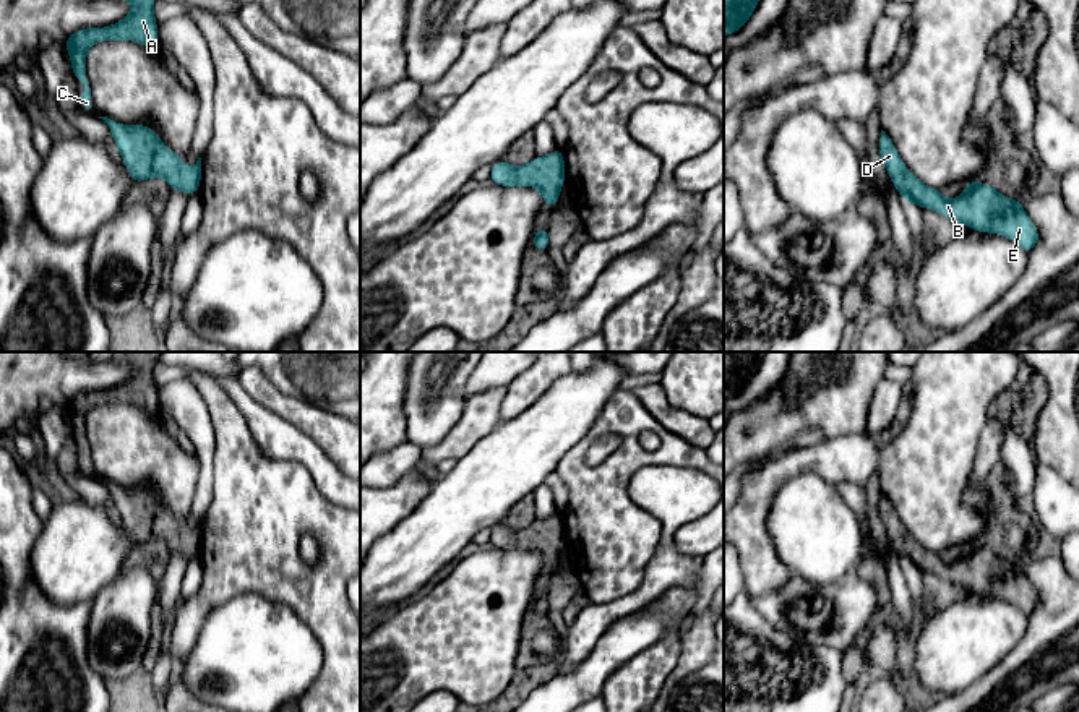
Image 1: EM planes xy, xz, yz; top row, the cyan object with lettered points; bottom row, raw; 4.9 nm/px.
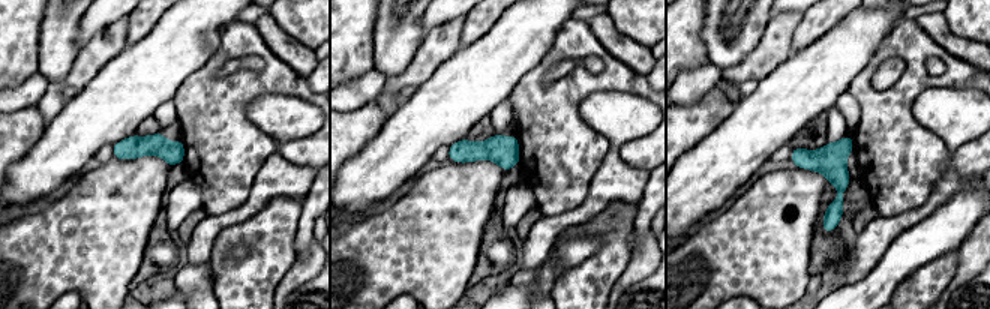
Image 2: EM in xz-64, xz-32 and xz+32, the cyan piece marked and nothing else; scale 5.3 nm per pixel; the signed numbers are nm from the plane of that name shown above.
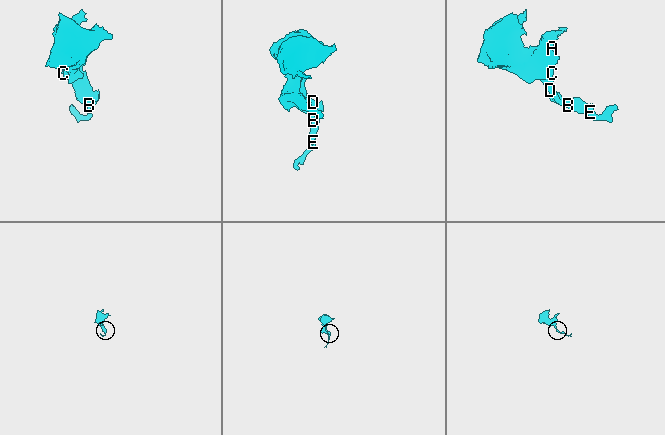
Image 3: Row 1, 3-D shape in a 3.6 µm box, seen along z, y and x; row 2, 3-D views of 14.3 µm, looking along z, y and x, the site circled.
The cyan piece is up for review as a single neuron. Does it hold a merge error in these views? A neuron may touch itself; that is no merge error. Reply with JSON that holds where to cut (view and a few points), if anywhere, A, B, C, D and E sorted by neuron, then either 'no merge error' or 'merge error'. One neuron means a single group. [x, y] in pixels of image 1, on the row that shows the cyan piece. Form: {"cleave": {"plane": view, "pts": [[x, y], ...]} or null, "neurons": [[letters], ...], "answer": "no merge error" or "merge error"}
{"cleave": null, "neurons": [["A", "B", "C", "D", "E"]], "answer": "no merge error"}

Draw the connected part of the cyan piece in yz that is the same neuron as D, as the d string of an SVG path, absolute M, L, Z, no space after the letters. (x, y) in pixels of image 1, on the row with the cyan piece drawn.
M883 130L878 151L894 188L905 201L961 221L974 230L1001 234L1014 240L1025 253L1030 253L1038 243L1038 232L1022 209L1021 199L1009 199L988 183L977 180L967 183L961 198L946 199L941 191L926 187L907 170L891 138Z

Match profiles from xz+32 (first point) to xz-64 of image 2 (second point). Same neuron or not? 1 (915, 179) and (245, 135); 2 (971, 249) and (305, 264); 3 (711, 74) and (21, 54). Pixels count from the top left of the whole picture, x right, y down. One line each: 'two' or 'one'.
1: one
2: one
3: two

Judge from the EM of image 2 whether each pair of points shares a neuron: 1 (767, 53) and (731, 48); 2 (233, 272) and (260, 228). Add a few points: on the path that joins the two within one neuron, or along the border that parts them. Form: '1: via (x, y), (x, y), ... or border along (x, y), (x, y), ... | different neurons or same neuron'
1: border along (768, 21), (761, 41), (735, 65), (722, 71) | different neurons
2: via (245, 264), (255, 254), (255, 240) | same neuron

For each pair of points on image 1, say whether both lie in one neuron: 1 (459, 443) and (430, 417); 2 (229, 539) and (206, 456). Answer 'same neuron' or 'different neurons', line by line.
1: different neurons
2: different neurons

